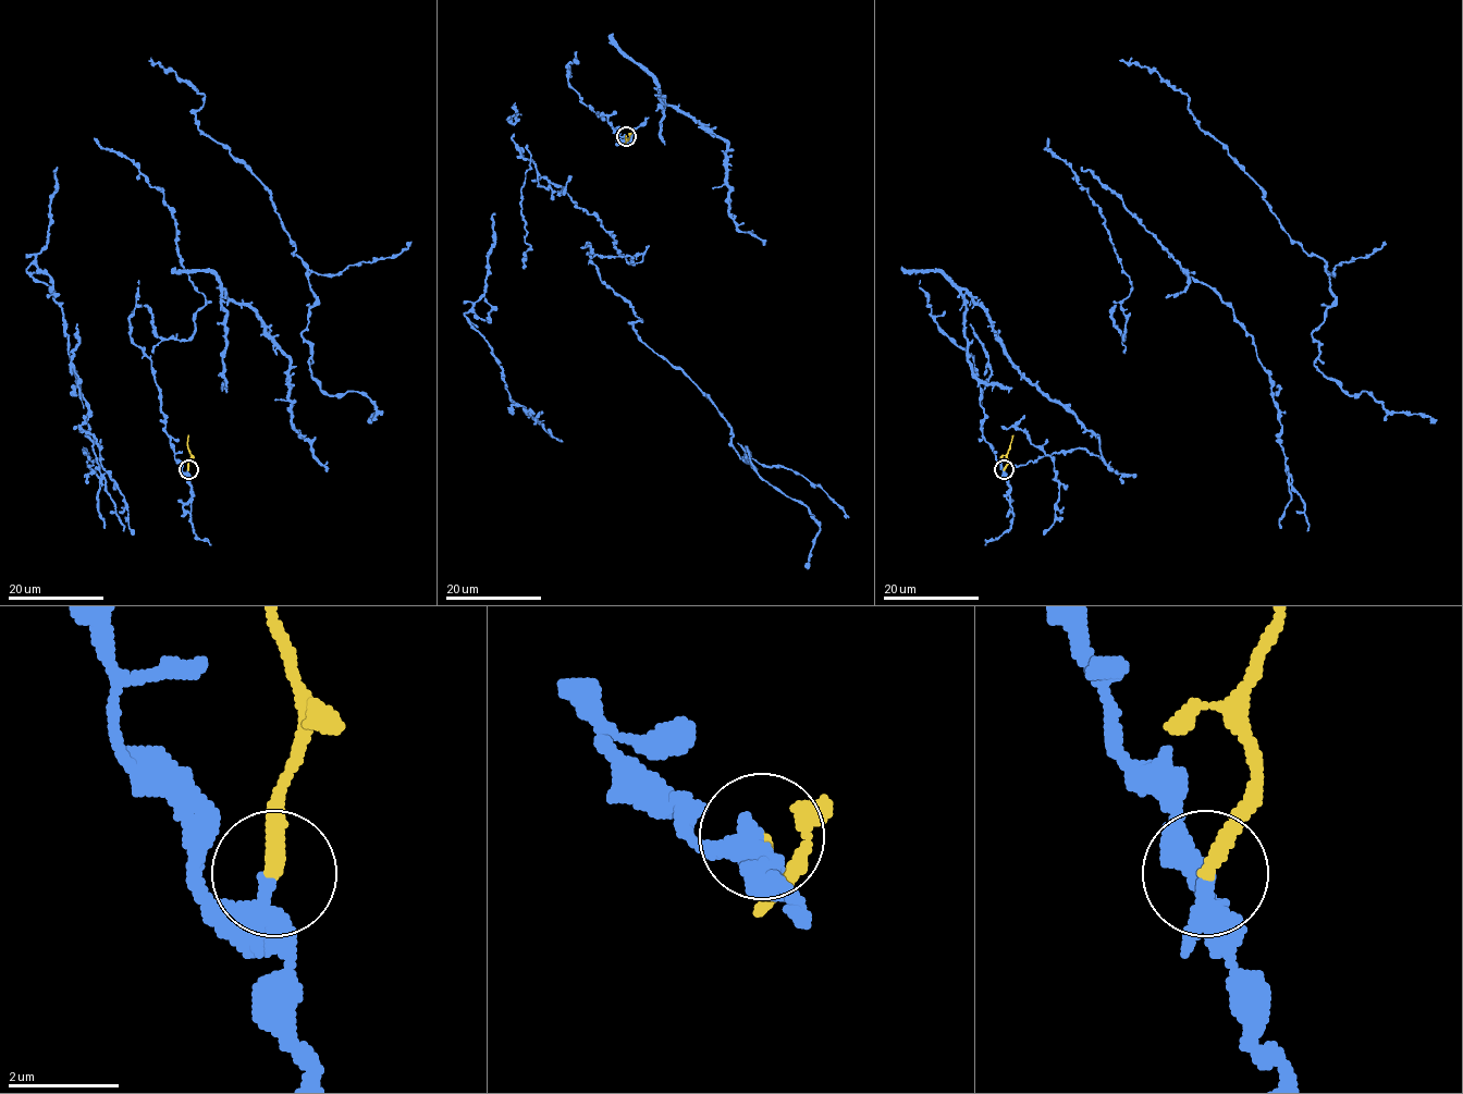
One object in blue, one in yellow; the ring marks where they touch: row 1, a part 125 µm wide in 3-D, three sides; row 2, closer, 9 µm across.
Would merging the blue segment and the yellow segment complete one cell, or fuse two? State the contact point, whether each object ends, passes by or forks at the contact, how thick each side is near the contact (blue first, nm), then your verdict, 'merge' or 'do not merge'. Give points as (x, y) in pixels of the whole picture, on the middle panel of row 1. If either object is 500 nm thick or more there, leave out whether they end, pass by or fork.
(626, 136) | blue passes by | yellow ends | 280/280 nm | do not merge

